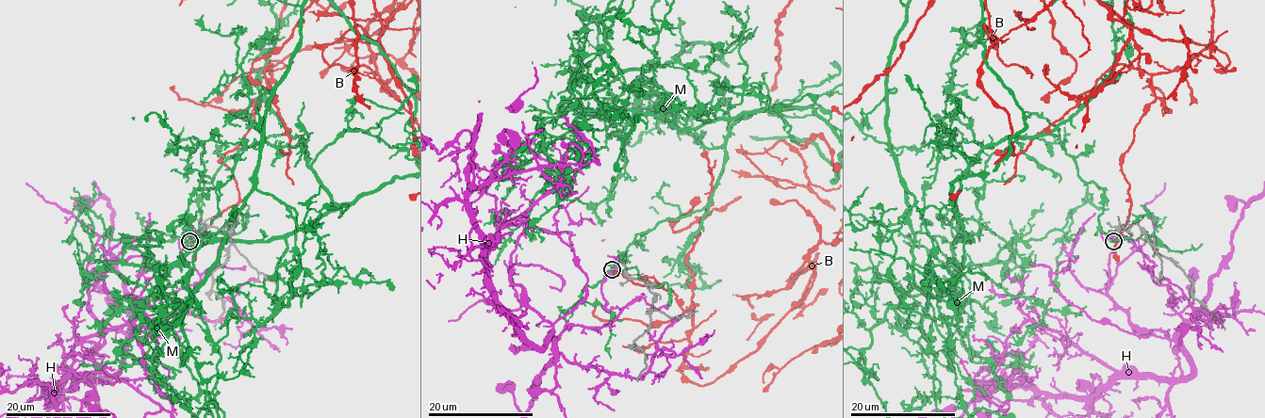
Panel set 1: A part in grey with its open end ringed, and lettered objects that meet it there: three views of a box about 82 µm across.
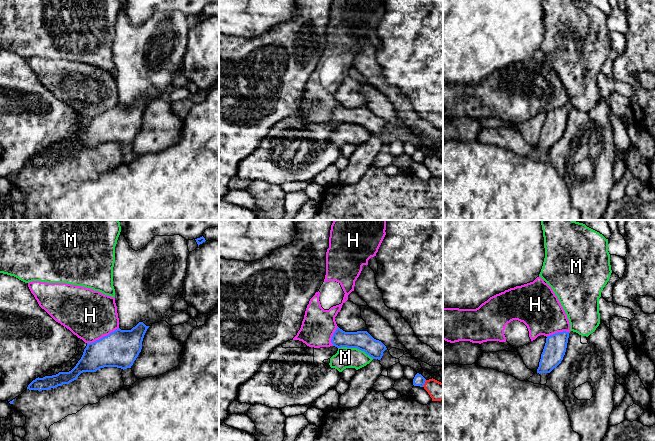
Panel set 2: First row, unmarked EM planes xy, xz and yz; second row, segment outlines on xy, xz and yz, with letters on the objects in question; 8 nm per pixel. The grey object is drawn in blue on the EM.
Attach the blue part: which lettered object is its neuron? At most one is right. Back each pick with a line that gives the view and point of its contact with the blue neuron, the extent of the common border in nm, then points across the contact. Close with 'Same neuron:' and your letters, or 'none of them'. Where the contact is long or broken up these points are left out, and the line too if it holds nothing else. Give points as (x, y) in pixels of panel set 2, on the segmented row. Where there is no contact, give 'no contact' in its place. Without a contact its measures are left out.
Same neuron: none of them

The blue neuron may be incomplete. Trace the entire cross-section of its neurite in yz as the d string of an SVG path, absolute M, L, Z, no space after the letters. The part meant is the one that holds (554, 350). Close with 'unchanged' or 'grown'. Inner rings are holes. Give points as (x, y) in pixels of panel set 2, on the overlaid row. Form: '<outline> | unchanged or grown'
M566 331L547 336L537 373L550 373L561 363L566 352L568 338L569 332Z | unchanged

